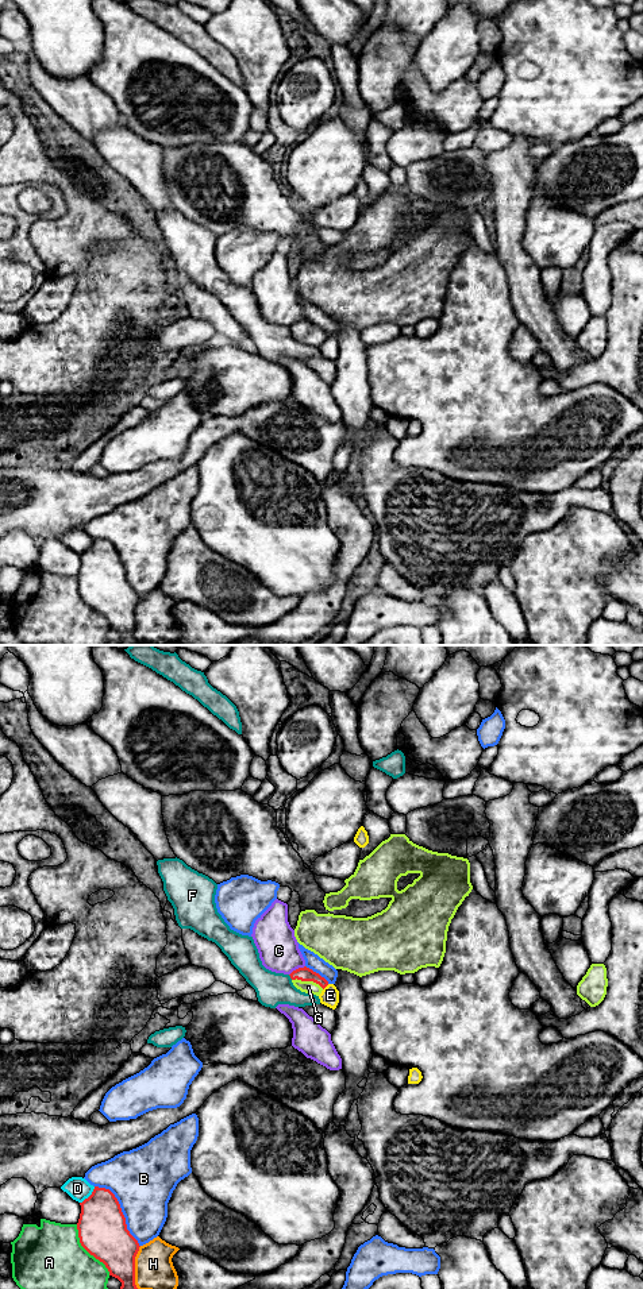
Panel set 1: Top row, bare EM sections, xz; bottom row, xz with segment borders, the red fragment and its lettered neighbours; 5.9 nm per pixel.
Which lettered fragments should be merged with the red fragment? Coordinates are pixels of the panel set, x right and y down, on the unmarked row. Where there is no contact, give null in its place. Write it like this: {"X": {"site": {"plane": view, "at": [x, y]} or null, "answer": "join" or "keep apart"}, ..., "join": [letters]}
{"A": {"site": {"plane": "xz", "at": [88, 604]}, "answer": "keep apart"}, "B": {"site": {"plane": "xz", "at": [120, 563]}, "answer": "keep apart"}, "C": {"site": {"plane": "xz", "at": [296, 321]}, "answer": "keep apart"}, "D": {"site": {"plane": "xz", "at": [89, 548]}, "answer": "keep apart"}, "E": {"site": {"plane": "xz", "at": [326, 338]}, "answer": "keep apart"}, "F": {"site": {"plane": "xz", "at": [291, 330]}, "answer": "keep apart"}, "G": {"site": {"plane": "xz", "at": [308, 332]}, "answer": "join"}, "H": {"site": {"plane": "xz", "at": [134, 621]}, "answer": "keep apart"}, "join": ["G"]}

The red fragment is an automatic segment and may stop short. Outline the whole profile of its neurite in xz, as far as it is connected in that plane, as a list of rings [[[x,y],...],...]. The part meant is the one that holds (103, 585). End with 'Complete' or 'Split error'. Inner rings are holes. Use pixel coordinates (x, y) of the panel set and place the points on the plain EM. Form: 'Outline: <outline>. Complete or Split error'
Outline: [[[95,539],[80,557],[77,582],[81,598],[122,634],[120,645],[140,645],[135,637],[135,609],[140,598],[127,582],[115,547]]]. Complete

